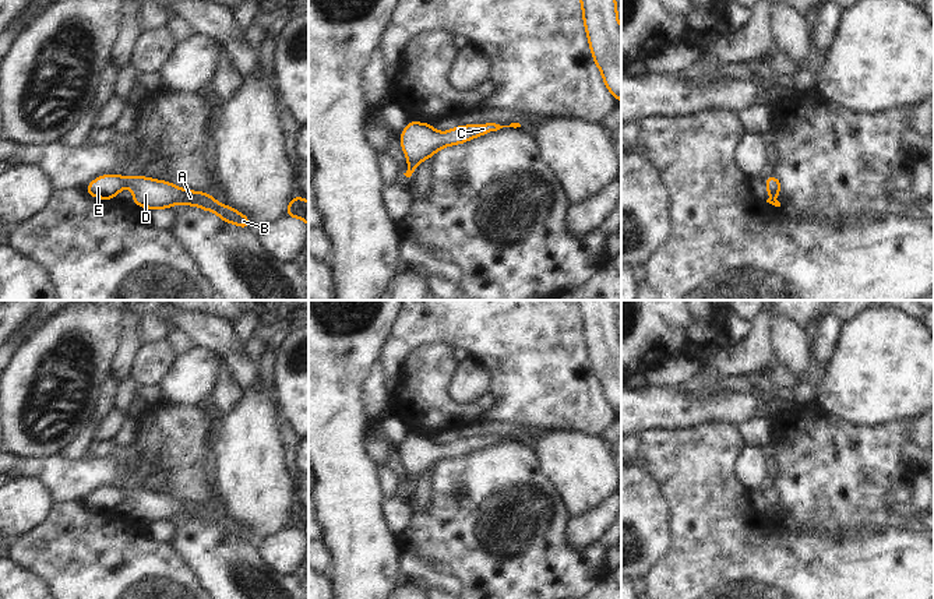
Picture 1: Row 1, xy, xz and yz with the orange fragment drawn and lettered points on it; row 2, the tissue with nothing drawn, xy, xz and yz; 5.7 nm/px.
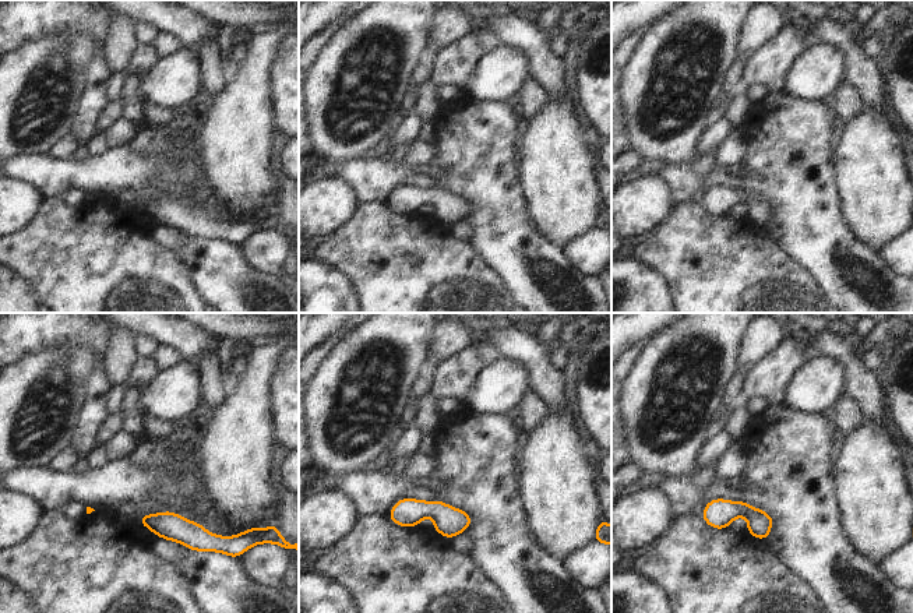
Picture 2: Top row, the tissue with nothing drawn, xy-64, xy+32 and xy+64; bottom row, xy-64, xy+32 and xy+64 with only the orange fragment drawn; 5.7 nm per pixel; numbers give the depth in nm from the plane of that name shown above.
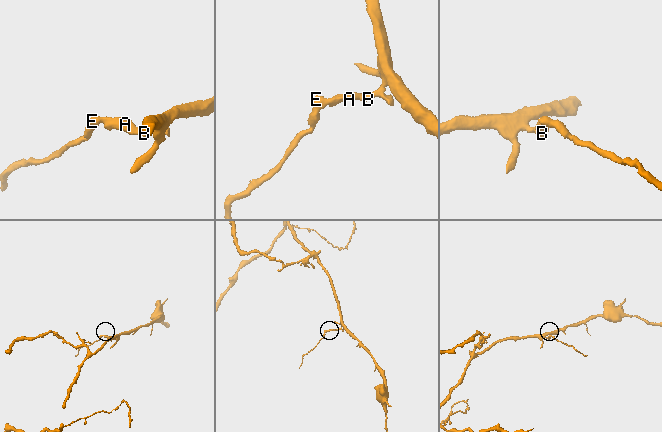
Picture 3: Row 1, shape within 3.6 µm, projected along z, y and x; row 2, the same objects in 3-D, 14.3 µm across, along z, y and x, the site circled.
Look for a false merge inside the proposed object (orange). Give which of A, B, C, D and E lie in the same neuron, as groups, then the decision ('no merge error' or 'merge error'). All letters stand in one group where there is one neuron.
groups A B C D E; no merge error

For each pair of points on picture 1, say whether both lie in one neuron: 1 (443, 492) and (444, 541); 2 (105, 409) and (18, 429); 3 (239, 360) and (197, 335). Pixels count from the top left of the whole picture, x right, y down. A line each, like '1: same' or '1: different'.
1: same
2: different
3: same

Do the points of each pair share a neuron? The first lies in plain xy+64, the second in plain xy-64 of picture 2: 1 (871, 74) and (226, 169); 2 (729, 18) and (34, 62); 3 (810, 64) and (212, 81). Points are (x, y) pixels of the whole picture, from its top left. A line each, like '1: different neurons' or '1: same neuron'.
1: different neurons
2: same neuron
3: different neurons

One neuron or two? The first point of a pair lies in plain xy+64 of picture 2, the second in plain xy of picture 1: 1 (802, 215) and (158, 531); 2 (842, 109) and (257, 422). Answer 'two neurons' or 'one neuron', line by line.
1: two neurons
2: two neurons

